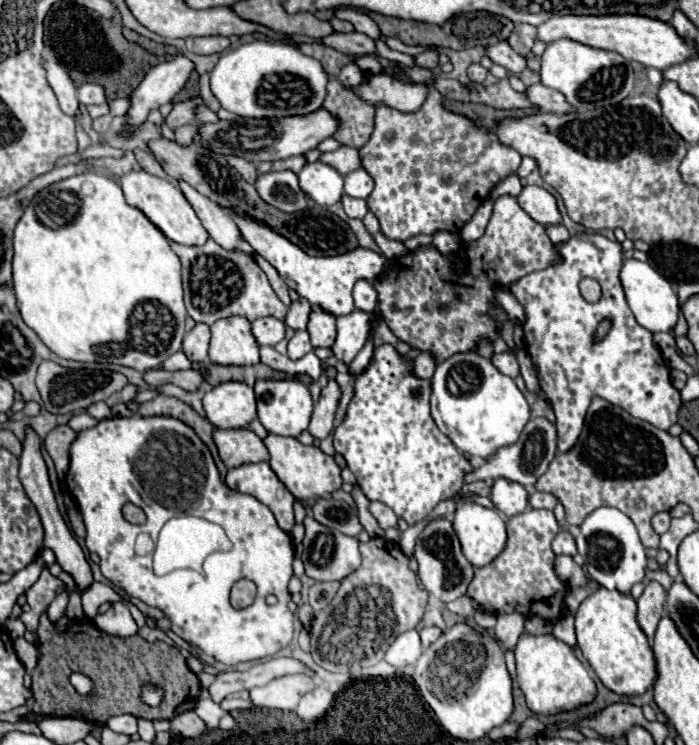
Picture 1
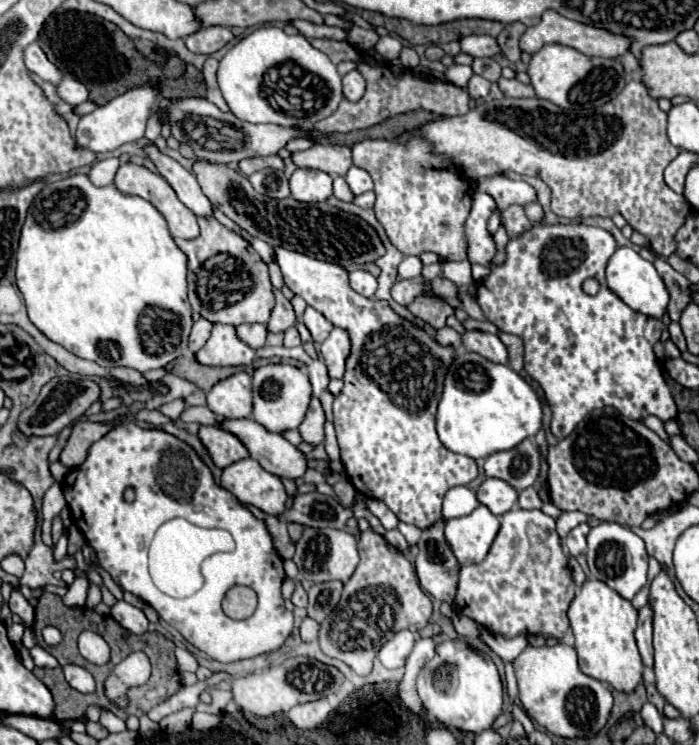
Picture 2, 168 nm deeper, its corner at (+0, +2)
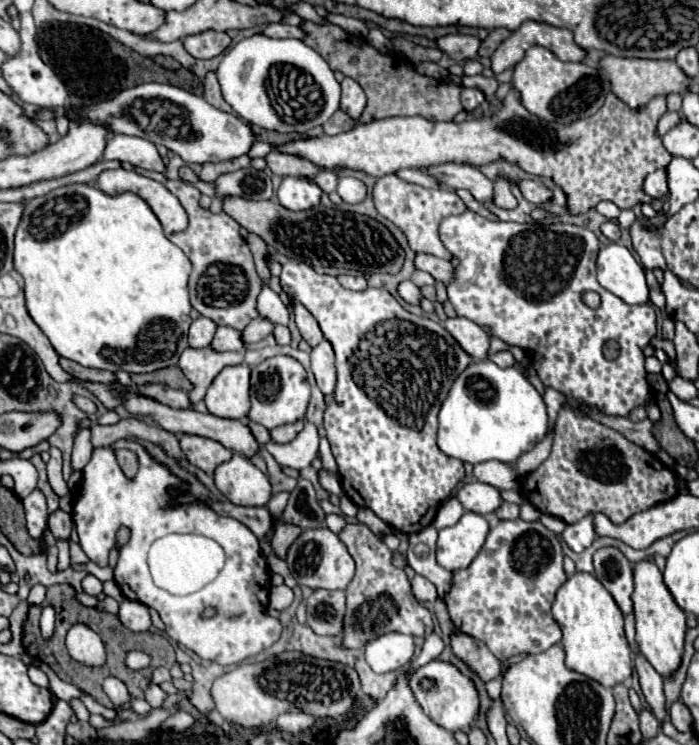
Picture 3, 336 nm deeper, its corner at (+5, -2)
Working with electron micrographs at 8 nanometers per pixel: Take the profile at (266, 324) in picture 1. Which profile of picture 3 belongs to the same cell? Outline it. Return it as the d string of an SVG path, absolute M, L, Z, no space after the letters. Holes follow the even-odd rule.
M217 327L215 339L213 339L213 351L243 351L243 339L241 333L231 327Z

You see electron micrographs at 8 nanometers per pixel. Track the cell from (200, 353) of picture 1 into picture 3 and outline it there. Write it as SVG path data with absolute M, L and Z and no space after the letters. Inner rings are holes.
M199 317L191 323L191 329L189 329L189 345L191 347L207 347L213 339L217 331L217 325L207 319L207 317Z

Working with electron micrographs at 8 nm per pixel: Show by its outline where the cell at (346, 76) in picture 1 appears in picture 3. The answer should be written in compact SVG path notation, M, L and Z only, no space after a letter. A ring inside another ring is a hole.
M345 77L341 81L341 109L349 117L359 119L361 113L363 113L363 109L365 109L365 103L367 103L367 99L365 99L365 93L359 87L359 83L353 81L353 79L349 79L349 77Z

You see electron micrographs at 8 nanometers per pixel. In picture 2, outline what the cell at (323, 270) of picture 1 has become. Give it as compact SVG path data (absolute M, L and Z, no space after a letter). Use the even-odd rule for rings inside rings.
M274 247L274 261L280 265L284 283L296 295L300 295L310 307L324 313L324 317L350 333L352 353L346 363L344 373L344 389L334 399L334 427L340 447L340 459L344 463L346 475L356 487L358 493L380 499L388 505L390 511L404 523L416 525L418 529L426 529L432 523L442 519L442 497L454 485L466 485L478 475L476 461L466 455L458 455L448 451L434 427L436 405L442 395L444 371L448 371L454 349L442 347L428 333L412 327L406 319L398 317L384 301L366 299L352 291L348 283L348 271L342 265L326 263L302 255L298 251L288 251L282 247Z

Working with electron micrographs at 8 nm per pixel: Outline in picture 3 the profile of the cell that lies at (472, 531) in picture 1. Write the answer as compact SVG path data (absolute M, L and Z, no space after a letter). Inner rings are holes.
M465 511L453 525L439 531L437 563L447 571L465 569L471 565L489 533L489 523L483 515Z

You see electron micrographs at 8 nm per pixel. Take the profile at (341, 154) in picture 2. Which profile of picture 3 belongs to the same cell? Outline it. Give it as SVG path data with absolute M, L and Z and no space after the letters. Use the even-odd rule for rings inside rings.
M271 151L265 155L267 167L279 175L279 177L313 177L315 171L321 171L319 167L315 167L313 163L307 163L307 159L299 159L295 155L287 155L287 153L279 153L279 151Z

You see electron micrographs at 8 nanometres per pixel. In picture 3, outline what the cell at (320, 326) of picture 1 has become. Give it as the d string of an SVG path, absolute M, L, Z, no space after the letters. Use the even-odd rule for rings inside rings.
M301 303L295 305L295 323L297 323L303 339L305 339L311 347L315 347L315 345L319 345L319 343L323 341L323 333L321 333L321 329L319 329L319 323L315 321L315 317L313 317Z

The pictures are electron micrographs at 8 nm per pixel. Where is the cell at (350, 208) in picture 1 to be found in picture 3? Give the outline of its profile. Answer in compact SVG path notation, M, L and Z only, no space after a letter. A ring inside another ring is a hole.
M319 171L315 177L313 177L313 181L321 187L321 191L325 191L325 193L331 193L331 191L335 191L335 187L337 187L337 175L333 173L333 171Z

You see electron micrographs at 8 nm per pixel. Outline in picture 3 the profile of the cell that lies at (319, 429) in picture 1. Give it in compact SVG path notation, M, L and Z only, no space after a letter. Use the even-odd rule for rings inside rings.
M297 421L297 423L291 423L291 425L275 427L275 429L269 431L269 435L271 435L273 443L291 443L301 429L303 429L303 421Z

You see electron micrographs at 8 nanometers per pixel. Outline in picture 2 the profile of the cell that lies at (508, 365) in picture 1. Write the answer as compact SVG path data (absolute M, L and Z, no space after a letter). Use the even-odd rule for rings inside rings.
M466 331L462 335L462 343L466 351L476 351L494 363L508 365L508 349L498 335L484 333L484 331Z

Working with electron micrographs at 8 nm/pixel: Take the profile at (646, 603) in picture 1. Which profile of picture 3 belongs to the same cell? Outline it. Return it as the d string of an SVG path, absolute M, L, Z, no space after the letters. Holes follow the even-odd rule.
M641 653L635 655L635 669L639 673L641 691L645 695L645 701L651 707L651 711L653 711L655 719L659 721L659 725L663 725L663 721L667 717L665 693L663 693L663 677L647 663L647 659Z

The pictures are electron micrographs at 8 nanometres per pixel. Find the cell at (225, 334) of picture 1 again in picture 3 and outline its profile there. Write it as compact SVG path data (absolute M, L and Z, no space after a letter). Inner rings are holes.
M211 347L183 351L179 359L179 369L193 385L193 391L189 391L191 403L199 403L205 397L207 387L223 367L239 365L239 363L243 363L243 353L239 351L217 353L217 351L211 351Z

